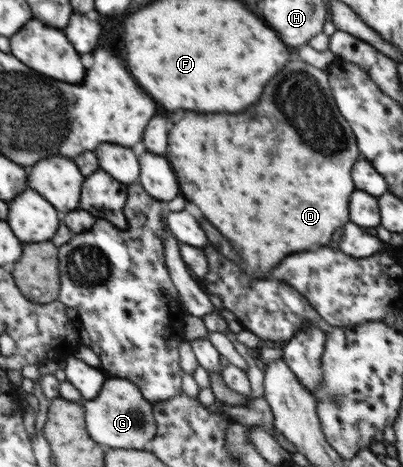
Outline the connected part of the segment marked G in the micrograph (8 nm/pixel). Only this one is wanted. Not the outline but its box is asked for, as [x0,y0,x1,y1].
[83,376,158,450]

